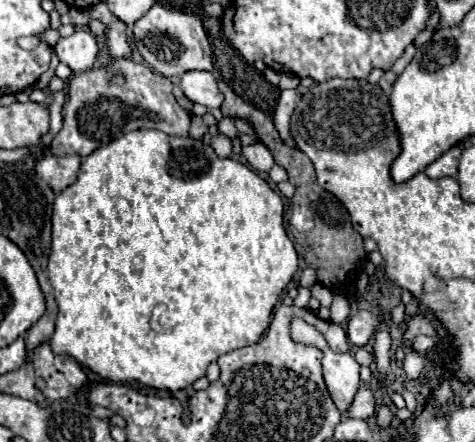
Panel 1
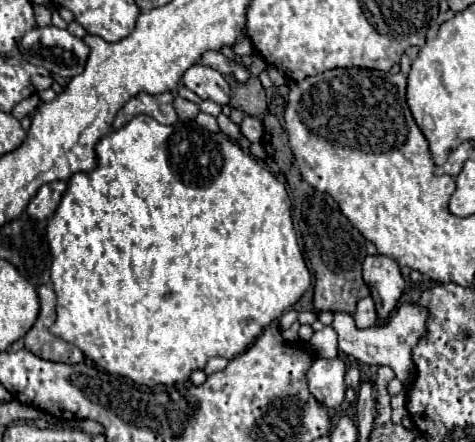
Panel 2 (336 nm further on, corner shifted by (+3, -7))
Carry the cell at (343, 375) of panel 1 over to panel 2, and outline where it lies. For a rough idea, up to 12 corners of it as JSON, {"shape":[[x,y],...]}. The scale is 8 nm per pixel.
{"shape":[[315,358],[311,394],[329,408],[345,402],[345,364]]}

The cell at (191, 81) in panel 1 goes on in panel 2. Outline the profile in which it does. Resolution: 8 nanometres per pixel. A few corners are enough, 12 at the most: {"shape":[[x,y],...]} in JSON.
{"shape":[[195,64],[183,84],[201,100],[229,104],[229,84],[223,74]]}

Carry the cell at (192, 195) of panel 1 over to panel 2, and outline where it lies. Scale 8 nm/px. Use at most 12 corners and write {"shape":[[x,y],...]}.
{"shape":[[135,116],[47,224],[55,336],[155,388],[309,288],[285,186]]}

